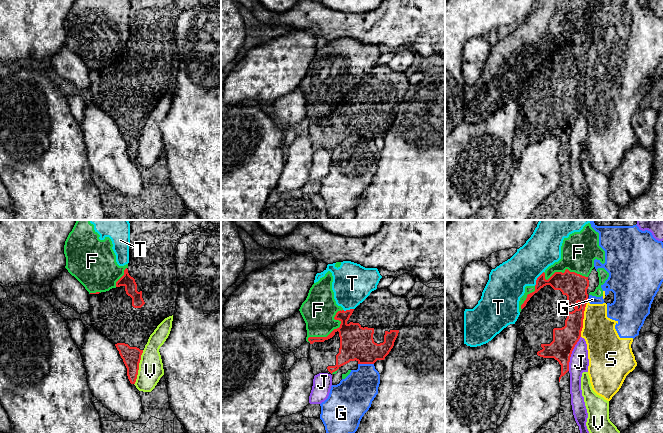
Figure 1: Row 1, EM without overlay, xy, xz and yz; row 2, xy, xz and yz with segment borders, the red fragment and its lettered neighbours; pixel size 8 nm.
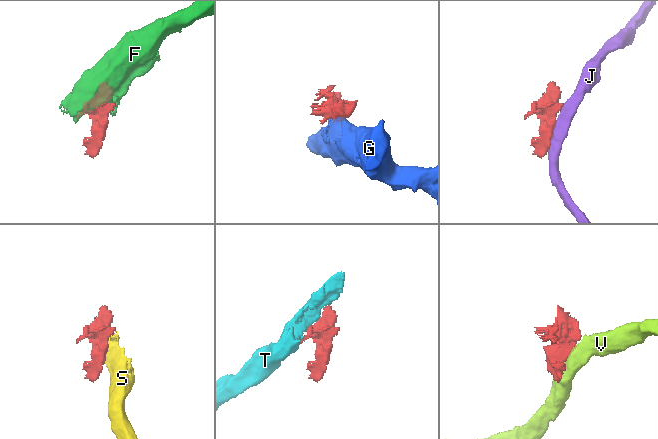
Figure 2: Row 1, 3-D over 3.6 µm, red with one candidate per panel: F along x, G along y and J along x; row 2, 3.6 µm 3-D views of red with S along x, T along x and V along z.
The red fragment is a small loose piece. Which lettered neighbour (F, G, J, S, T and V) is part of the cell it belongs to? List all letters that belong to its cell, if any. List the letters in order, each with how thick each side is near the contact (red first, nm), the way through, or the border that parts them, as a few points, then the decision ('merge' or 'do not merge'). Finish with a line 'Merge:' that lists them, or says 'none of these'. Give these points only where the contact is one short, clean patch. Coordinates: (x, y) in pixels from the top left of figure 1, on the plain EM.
F: 280 nm thick on the red side, 280 nm on the other; do not merge
G: 280 nm thick on the red side, 300 nm on the other; border along xz (358, 139), (373, 140); do not merge
J: 190 nm thick on the red side, 160 nm on the other; border along yz (580, 112), (572, 127), (568, 146); do not merge
S: 190 nm thick on the red side, 260 nm on the other; do not merge
T: 170 nm thick on the red side, 300 nm on the other; border along yz (543, 47), (534, 61); do not merge
V: 150 nm thick on the red side, 190 nm on the other; do not merge
Merge: none of these

